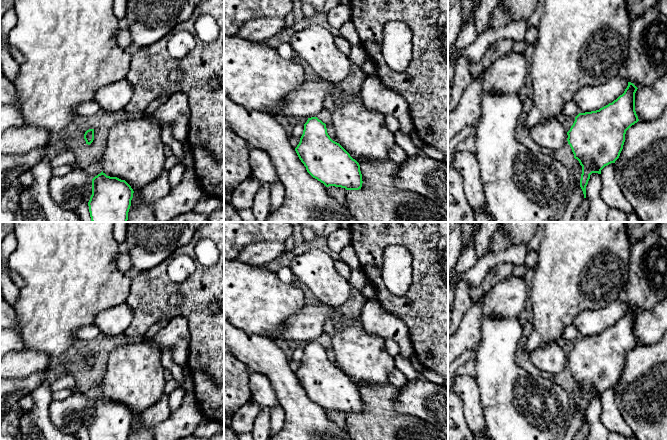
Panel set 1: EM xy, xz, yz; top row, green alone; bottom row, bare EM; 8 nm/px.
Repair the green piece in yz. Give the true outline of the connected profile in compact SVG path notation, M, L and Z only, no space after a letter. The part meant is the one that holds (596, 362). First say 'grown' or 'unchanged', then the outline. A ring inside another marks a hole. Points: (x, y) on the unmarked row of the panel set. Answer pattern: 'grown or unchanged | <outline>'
unchanged | M628 306L624 317L616 324L596 335L579 337L567 356L568 368L570 369L574 382L582 390L580 411L586 422L586 410L592 397L601 398L601 394L619 382L625 366L626 355L639 345L635 335L635 317L637 311Z

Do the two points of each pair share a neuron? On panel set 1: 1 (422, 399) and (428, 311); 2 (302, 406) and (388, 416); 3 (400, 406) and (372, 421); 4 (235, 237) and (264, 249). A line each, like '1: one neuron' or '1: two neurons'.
1: two neurons
2: two neurons
3: two neurons
4: two neurons

